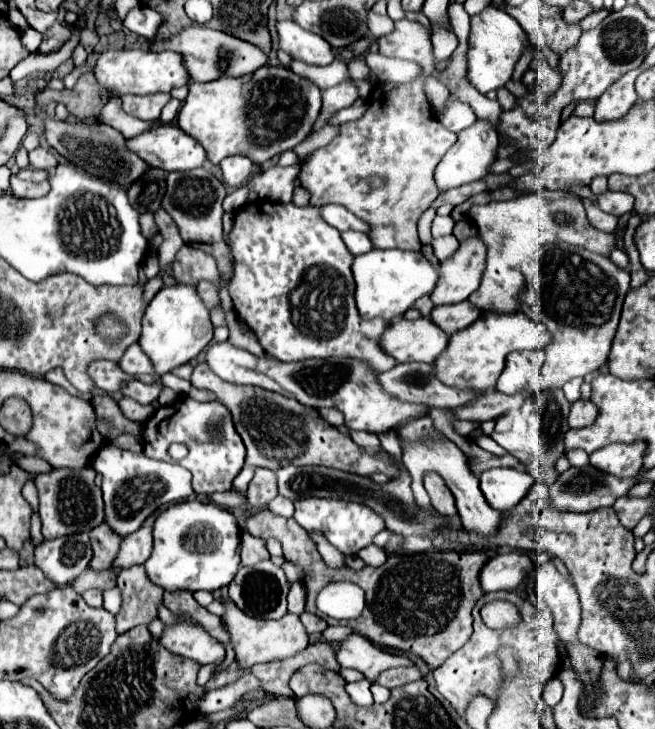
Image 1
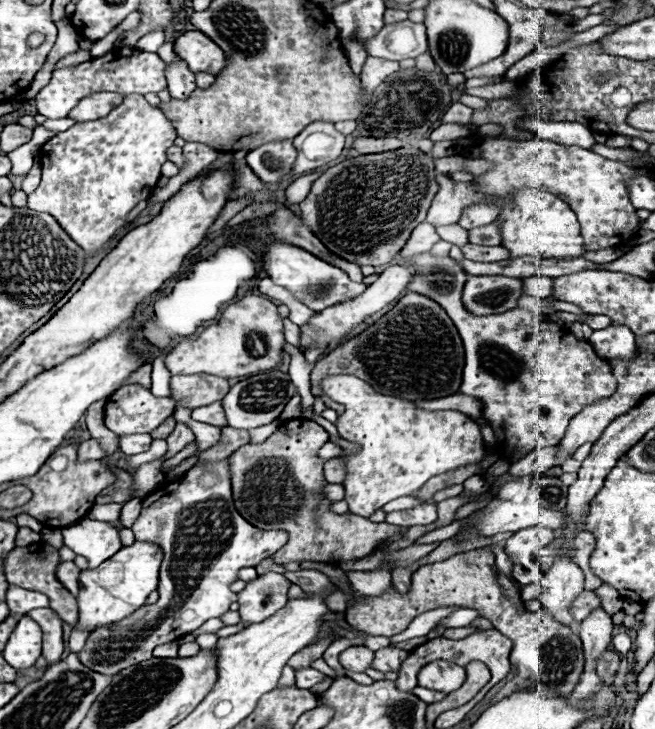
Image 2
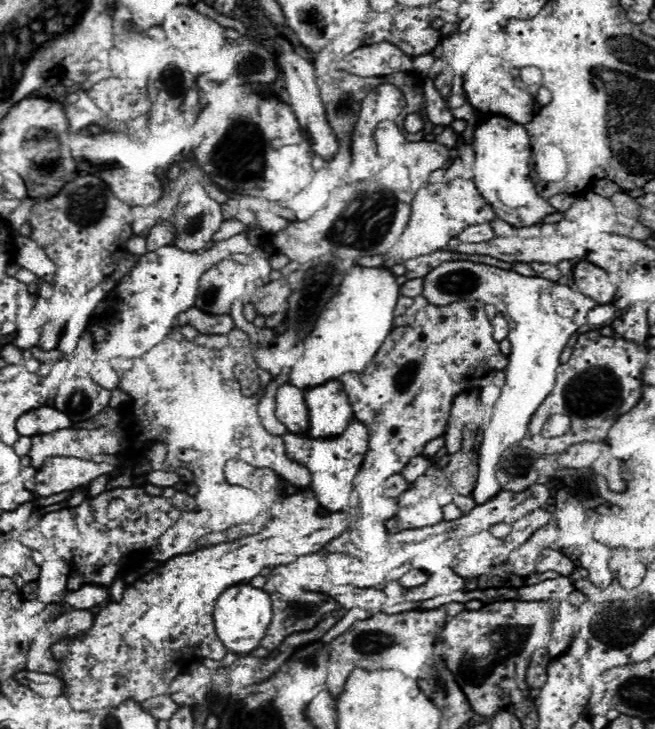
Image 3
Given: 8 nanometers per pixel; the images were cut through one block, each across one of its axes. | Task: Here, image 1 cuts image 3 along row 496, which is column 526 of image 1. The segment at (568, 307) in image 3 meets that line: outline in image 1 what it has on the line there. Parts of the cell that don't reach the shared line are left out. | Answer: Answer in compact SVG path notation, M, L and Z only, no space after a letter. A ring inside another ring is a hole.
M492 468L480 474L480 490L488 504L496 510L508 510L516 506L528 488L532 488L534 478L526 470L516 468Z

